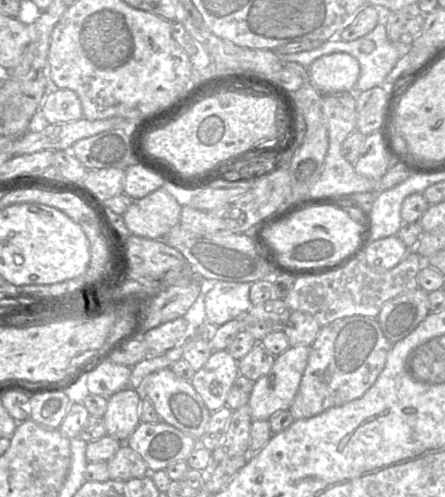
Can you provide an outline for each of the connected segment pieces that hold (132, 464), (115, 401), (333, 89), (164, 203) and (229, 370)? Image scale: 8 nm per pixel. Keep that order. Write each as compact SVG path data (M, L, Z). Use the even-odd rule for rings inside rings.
M126 444L107 461L111 480L141 478L150 473L142 456Z
M125 387L108 398L103 415L107 434L126 442L140 421L140 405L143 396L136 388Z
M347 53L323 55L308 67L312 85L322 95L354 91L360 75L358 60Z
M163 187L143 198L135 199L122 215L124 222L133 235L156 239L162 238L173 226L180 222L182 206Z
M214 350L205 365L195 372L191 383L213 412L226 405L228 394L239 374L236 359L226 350Z

